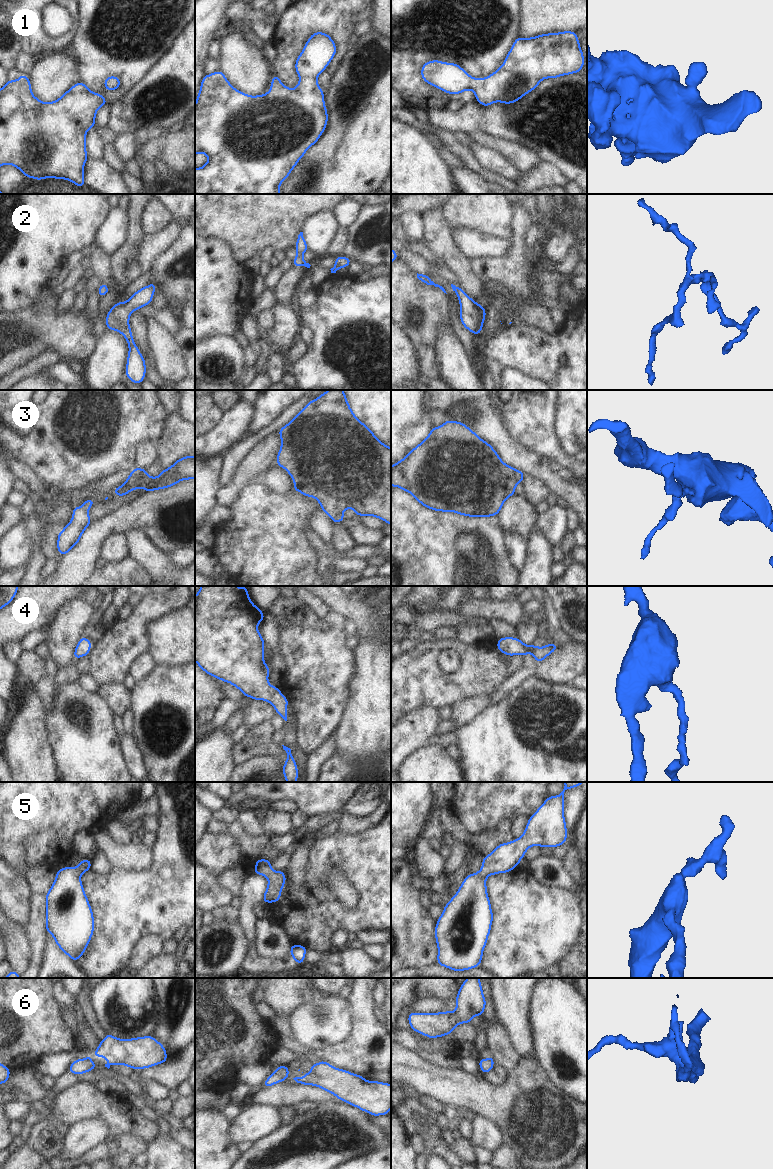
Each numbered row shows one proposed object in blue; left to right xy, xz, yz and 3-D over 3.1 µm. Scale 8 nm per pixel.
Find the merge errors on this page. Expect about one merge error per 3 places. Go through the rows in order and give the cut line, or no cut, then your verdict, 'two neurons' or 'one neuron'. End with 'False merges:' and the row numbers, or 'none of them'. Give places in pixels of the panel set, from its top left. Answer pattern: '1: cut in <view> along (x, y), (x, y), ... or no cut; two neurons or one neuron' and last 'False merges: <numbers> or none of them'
1: no cut; one neuron
2: no cut; one neuron
3: cut in yz along (516, 470), (515, 474), (519, 481); two neurons
4: no cut; one neuron
5: no cut; one neuron
6: cut in xy along (85, 1058), (90, 1061); two neurons
False merges: 3, 6

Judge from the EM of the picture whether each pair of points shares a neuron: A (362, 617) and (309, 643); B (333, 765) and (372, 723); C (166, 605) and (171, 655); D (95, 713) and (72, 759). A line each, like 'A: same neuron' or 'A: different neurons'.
A: different neurons
B: different neurons
C: different neurons
D: same neuron

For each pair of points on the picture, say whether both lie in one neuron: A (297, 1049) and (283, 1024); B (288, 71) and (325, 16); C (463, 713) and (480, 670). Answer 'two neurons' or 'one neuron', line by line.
A: one neuron
B: one neuron
C: two neurons

